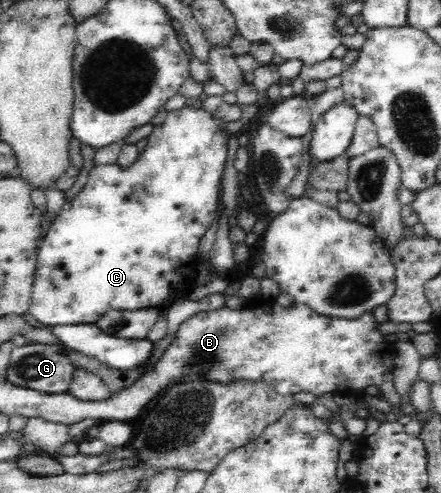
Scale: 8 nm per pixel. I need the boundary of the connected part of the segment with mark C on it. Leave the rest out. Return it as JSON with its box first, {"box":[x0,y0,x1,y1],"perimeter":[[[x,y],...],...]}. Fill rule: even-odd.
{"box":[28,104,227,326],"perimeter":[[[195,104],[191,107],[184,106],[182,109],[177,109],[177,111],[171,111],[167,115],[167,118],[163,121],[163,123],[153,126],[152,131],[148,135],[148,144],[144,150],[144,152],[137,158],[137,161],[133,163],[130,167],[120,167],[118,164],[116,165],[96,165],[91,169],[89,173],[89,177],[87,179],[87,184],[83,187],[83,189],[74,197],[72,200],[66,200],[62,209],[55,217],[52,224],[49,226],[47,234],[44,238],[41,239],[39,249],[37,251],[37,259],[36,259],[36,269],[34,273],[34,281],[31,293],[31,301],[28,312],[35,317],[39,321],[39,323],[43,323],[44,326],[56,326],[56,325],[79,325],[79,324],[95,324],[97,320],[99,320],[107,311],[111,309],[119,309],[119,310],[128,310],[128,311],[136,311],[137,309],[153,309],[153,308],[161,308],[162,303],[169,297],[171,294],[175,294],[175,299],[173,301],[177,301],[178,299],[186,299],[186,295],[194,288],[194,273],[196,272],[197,265],[199,264],[199,255],[197,255],[199,241],[201,241],[201,237],[205,235],[205,232],[211,225],[213,225],[213,221],[218,219],[218,213],[222,207],[221,205],[221,195],[222,195],[222,177],[223,177],[223,169],[225,169],[225,164],[227,163],[227,137],[223,134],[223,130],[219,126],[218,120],[215,119],[212,115],[204,111],[199,104]]]}

